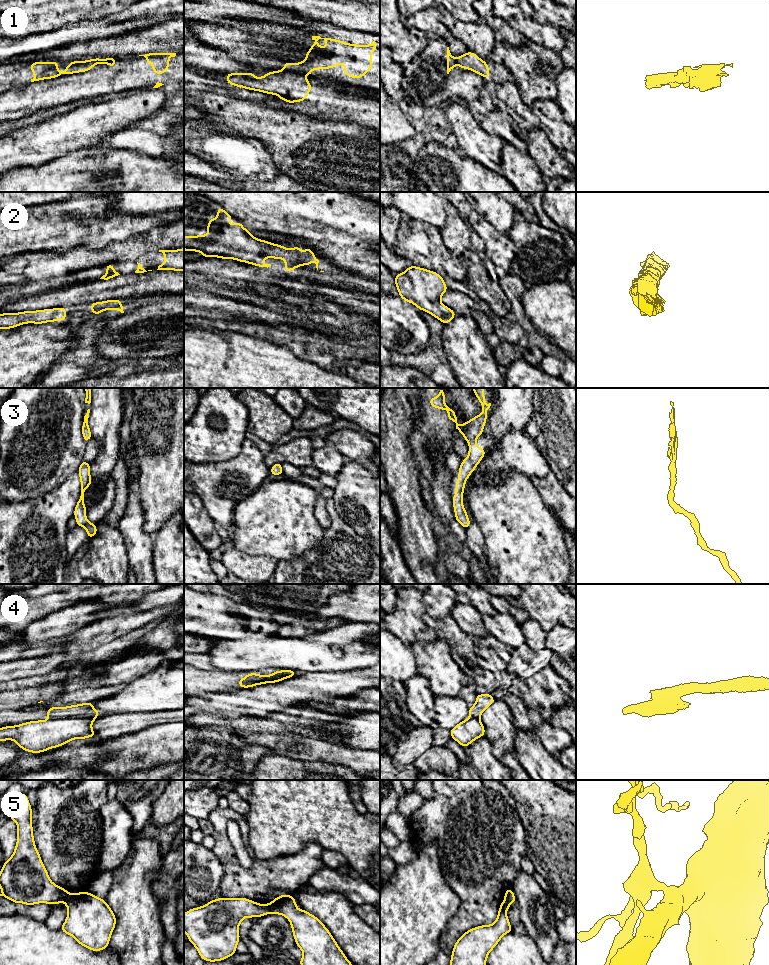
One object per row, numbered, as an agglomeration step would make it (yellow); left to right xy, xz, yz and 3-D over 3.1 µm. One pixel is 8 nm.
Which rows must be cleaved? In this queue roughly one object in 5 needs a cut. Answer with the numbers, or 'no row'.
1, 4, 5

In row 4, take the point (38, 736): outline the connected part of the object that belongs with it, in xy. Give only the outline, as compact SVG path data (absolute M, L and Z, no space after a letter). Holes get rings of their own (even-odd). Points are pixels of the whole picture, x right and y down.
M95 717L62 718L29 721L0 728L0 741L14 740L24 751L41 753L60 747L74 739L86 739L96 735L92 729Z

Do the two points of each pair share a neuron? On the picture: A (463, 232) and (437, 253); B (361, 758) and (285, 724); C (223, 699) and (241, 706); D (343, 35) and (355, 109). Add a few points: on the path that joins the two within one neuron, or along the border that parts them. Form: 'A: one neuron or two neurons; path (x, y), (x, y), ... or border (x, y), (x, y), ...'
A: two neurons; border (439, 229), (442, 235), (442, 242), (451, 254)
B: two neurons; border (283, 732), (300, 732), (322, 737)
C: one neuron; path (227, 703), (237, 704)
D: two neurons; border (358, 94), (361, 96)

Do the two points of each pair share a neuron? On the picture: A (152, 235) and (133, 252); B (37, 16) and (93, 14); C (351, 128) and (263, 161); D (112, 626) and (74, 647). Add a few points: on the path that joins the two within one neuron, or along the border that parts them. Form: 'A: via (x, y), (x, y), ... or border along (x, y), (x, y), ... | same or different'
A: via (147, 240), (138, 247) | same
B: via (51, 16), (57, 13), (79, 13) | same
C: border along (257, 139), (270, 154), (276, 168), (281, 173) | different
D: via (103, 633), (93, 642), (83, 643) | same

